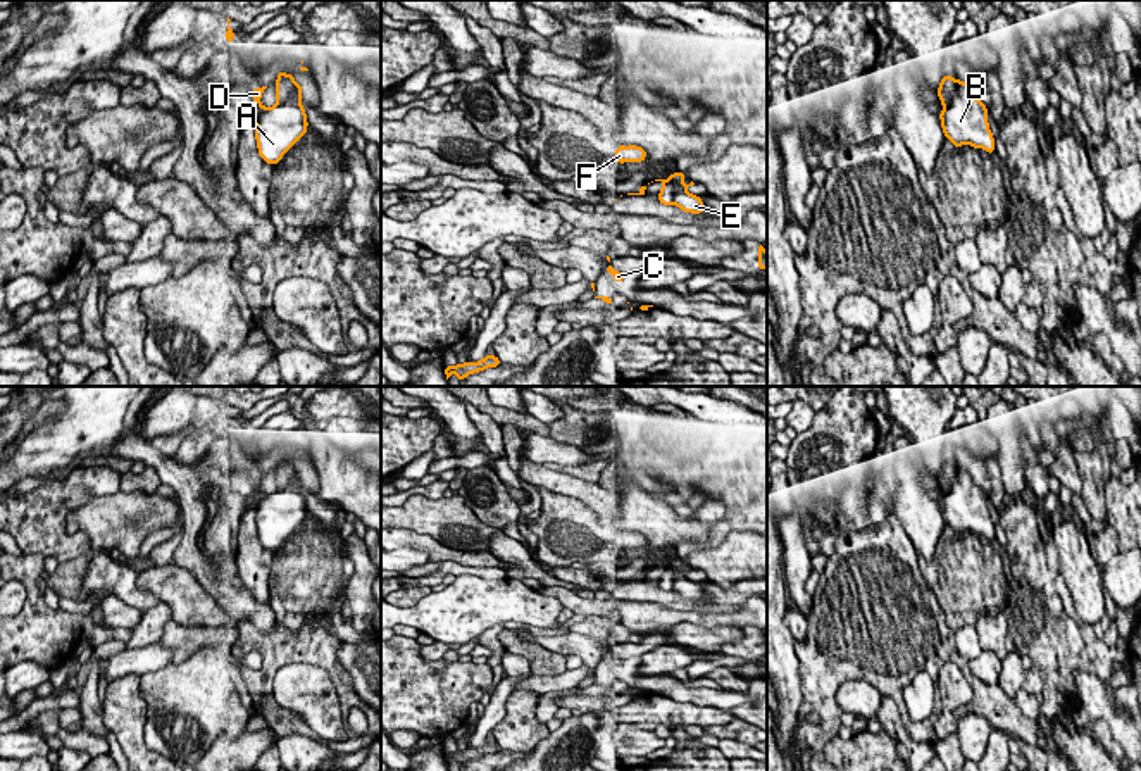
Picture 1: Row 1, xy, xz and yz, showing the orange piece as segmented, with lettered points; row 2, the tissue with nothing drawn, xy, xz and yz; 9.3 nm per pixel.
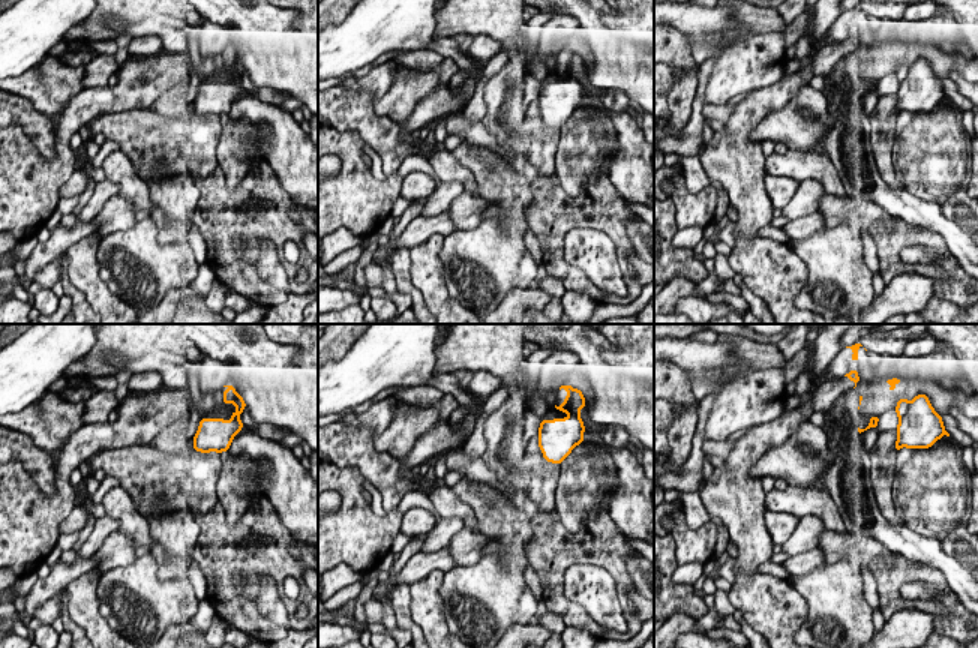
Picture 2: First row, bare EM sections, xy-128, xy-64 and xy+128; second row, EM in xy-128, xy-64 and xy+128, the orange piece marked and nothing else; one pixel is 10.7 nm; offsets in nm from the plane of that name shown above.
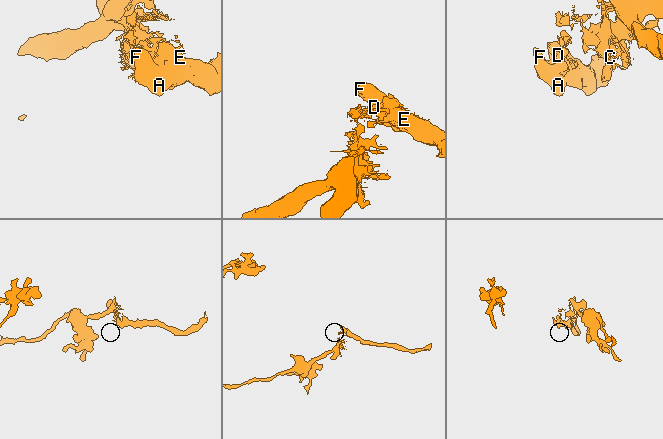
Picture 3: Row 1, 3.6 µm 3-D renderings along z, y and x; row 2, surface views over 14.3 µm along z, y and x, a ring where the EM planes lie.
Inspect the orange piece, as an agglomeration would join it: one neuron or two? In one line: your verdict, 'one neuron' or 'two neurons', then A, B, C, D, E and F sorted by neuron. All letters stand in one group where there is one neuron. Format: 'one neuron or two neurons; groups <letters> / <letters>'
two neurons; groups A B E F / C D

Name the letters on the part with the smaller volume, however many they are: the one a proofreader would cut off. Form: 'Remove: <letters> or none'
Remove: A, B, E, F

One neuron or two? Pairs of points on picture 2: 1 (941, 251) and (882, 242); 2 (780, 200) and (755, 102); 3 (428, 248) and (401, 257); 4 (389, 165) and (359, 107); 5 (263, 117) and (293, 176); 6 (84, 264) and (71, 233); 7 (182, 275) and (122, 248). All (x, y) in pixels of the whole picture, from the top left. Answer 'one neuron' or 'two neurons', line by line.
1: one neuron
2: two neurons
3: two neurons
4: one neuron
5: one neuron
6: two neurons
7: one neuron

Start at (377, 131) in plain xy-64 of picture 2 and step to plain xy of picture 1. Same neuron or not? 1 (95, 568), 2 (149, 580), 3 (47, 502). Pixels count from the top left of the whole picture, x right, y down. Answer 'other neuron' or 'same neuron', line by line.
1: same neuron
2: other neuron
3: same neuron

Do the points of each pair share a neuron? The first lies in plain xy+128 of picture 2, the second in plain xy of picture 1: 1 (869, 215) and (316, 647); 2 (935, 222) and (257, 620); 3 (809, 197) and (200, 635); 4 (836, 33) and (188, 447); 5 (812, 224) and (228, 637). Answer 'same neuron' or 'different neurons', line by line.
1: different neurons
2: same neuron
3: different neurons
4: same neuron
5: different neurons

